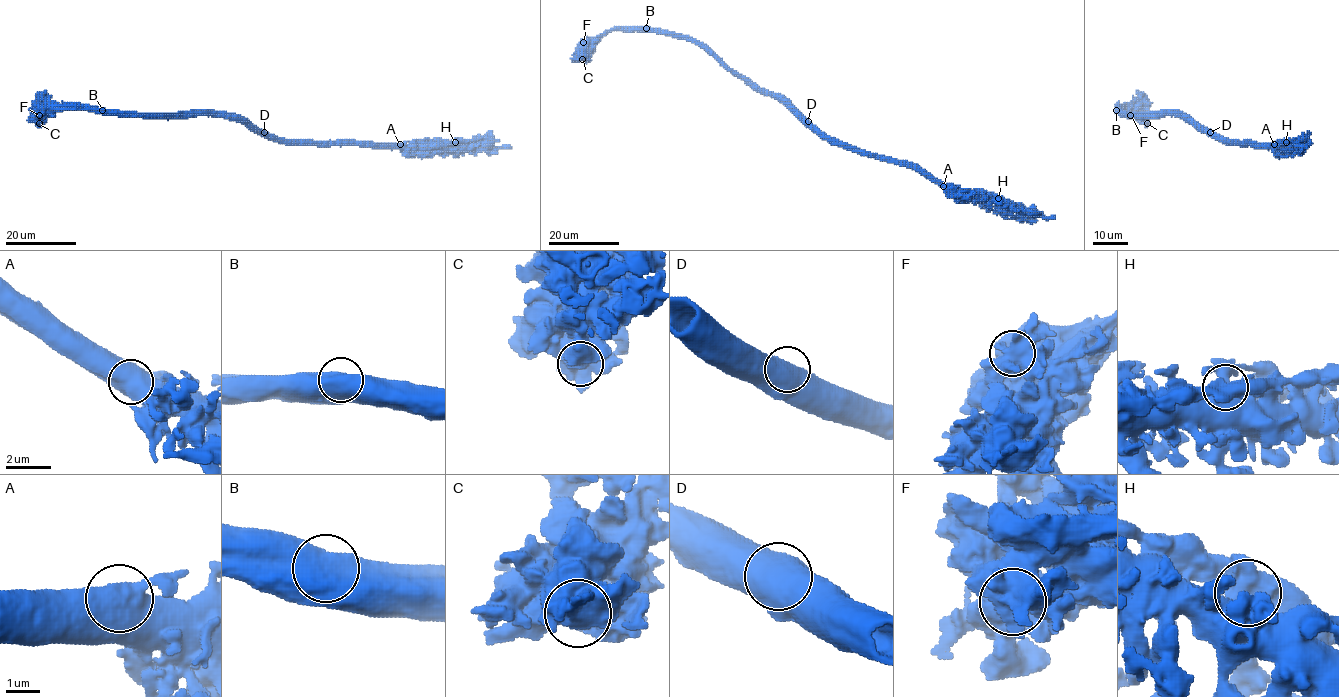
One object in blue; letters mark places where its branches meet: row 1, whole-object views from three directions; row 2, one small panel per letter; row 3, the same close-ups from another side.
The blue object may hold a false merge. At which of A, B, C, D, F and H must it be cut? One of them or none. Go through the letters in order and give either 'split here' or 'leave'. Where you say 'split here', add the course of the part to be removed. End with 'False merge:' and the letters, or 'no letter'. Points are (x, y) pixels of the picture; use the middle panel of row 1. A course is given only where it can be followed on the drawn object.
A: leave
B: leave
C: leave
D: leave
F: leave
H: split here; foreign part runs (998, 198), (1036, 213), (1042, 212)
False merge: H

